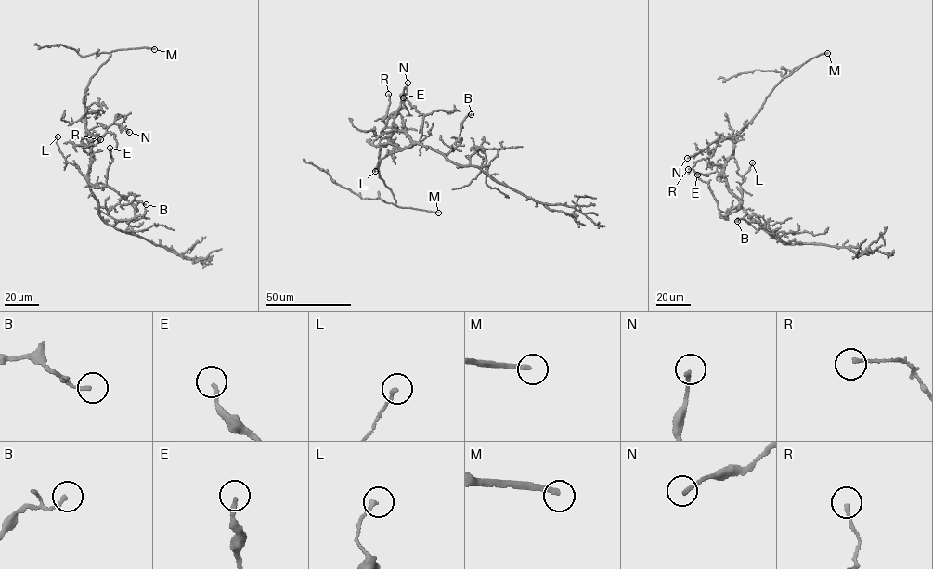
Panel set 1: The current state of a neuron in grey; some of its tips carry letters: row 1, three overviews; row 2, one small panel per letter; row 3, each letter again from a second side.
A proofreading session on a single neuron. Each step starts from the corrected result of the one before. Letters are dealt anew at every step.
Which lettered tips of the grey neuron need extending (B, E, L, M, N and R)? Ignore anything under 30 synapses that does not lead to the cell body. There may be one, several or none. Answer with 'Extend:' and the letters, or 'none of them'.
Extend: M

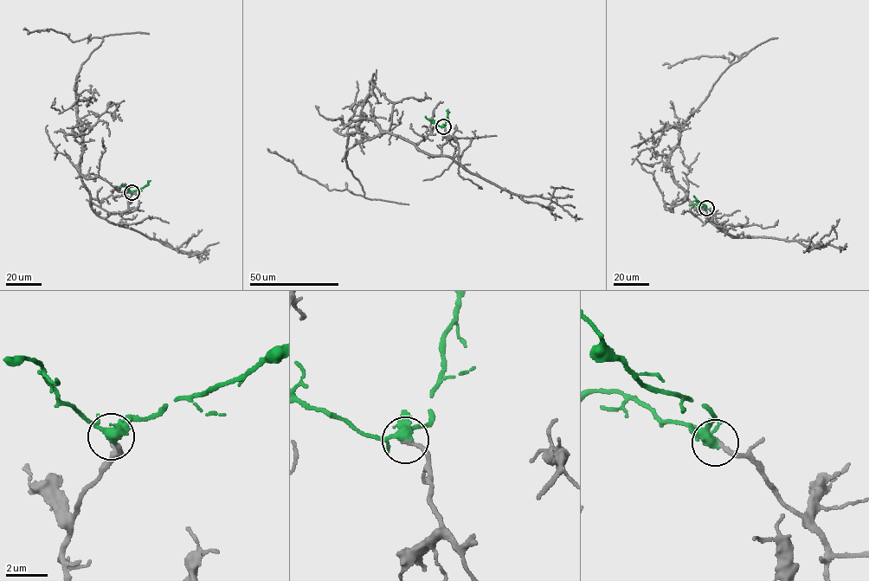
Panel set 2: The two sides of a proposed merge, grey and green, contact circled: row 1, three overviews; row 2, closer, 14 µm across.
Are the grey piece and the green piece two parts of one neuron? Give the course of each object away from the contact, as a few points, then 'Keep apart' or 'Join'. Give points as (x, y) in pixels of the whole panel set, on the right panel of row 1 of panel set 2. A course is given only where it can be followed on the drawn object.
Course of grey: (706, 208), (728, 234), (690, 203), (669, 153), (680, 126), (748, 52), (730, 62), (704, 55), (662, 65). Course of green: (706, 208), (693, 196). Join

